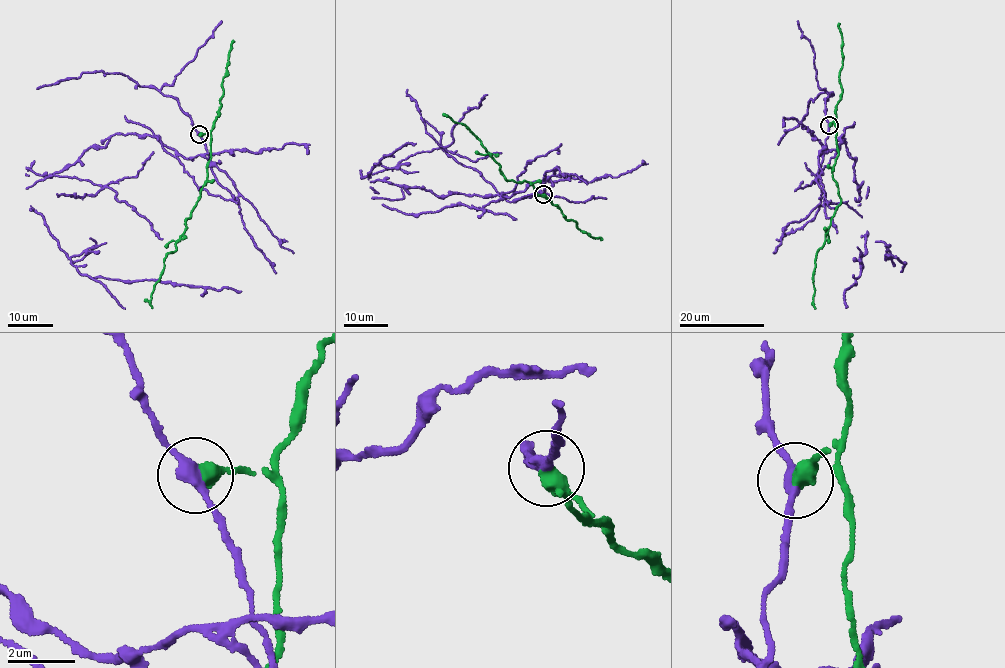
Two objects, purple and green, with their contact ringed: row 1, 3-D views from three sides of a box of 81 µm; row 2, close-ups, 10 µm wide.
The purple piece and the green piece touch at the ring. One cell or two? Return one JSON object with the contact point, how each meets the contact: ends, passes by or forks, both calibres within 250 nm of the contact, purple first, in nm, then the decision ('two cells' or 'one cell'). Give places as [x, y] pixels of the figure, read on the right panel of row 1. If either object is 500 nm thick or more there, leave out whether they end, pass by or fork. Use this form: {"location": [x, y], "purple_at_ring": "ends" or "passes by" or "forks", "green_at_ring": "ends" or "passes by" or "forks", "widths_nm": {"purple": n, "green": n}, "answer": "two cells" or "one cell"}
{"location": [829, 125], "widths_nm": {"purple": 320, "green": 500}, "answer": "two cells"}

